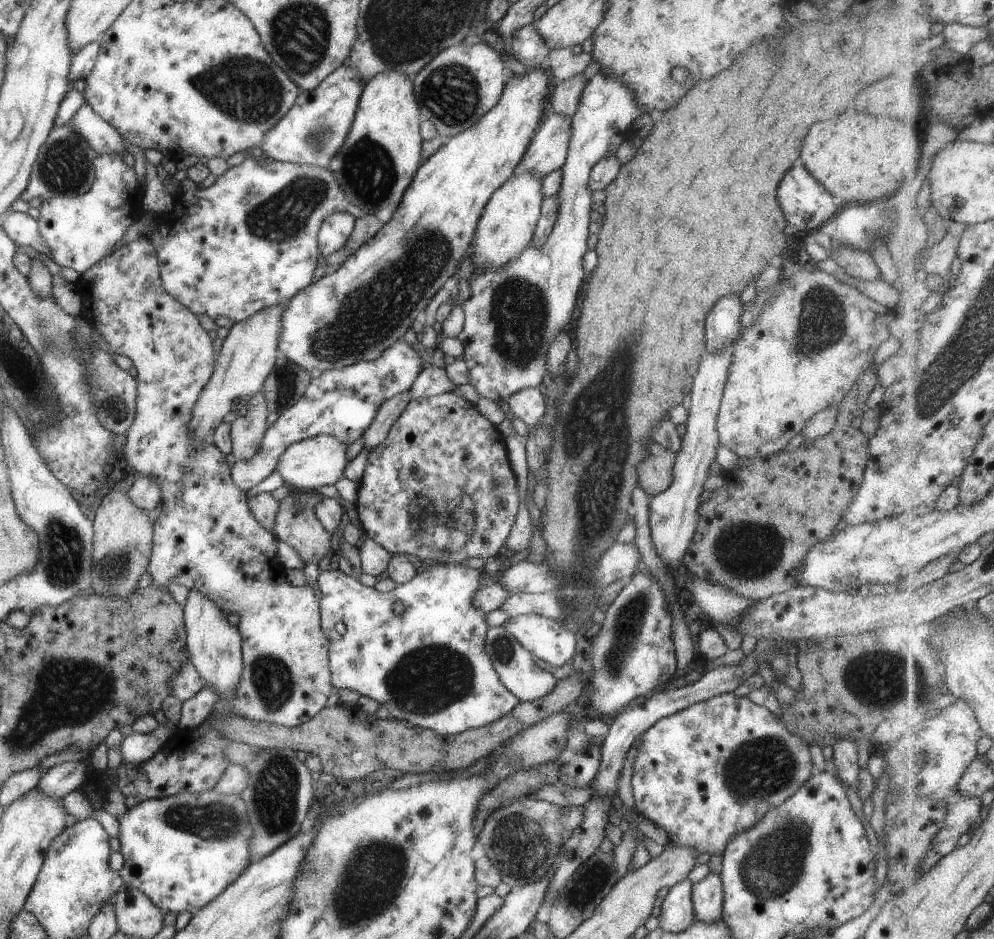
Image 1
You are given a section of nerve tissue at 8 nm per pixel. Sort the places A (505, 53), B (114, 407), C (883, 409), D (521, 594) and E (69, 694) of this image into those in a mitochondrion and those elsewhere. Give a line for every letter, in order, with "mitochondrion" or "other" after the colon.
A: other
B: mitochondrion
C: other
D: other
E: mitochondrion

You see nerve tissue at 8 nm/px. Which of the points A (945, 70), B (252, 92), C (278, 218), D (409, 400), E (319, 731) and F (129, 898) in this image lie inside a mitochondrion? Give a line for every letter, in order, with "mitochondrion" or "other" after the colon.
A: other
B: mitochondrion
C: mitochondrion
D: other
E: other
F: other

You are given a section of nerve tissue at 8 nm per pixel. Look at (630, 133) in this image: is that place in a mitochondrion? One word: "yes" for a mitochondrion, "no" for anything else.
no

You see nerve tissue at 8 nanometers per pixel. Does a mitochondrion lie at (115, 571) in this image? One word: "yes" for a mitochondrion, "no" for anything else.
yes

